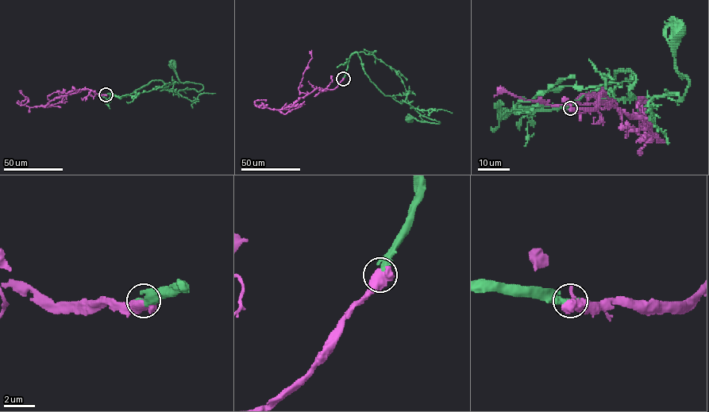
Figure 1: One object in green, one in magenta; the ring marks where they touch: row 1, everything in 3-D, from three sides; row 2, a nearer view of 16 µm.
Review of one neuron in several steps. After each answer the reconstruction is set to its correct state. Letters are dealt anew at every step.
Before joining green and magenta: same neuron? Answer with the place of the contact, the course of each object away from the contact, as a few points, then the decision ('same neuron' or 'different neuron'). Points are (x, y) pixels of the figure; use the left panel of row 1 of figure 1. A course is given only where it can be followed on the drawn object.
(105, 94) | green via (105, 94), (120, 98), (154, 80), (161, 80), (171, 90), (202, 89), (200, 83), (182, 82), (173, 65) | magenta via (105, 94), (79, 90), (55, 98), (44, 105), (30, 107), (17, 102), (25, 105), (28, 99) | same neuron

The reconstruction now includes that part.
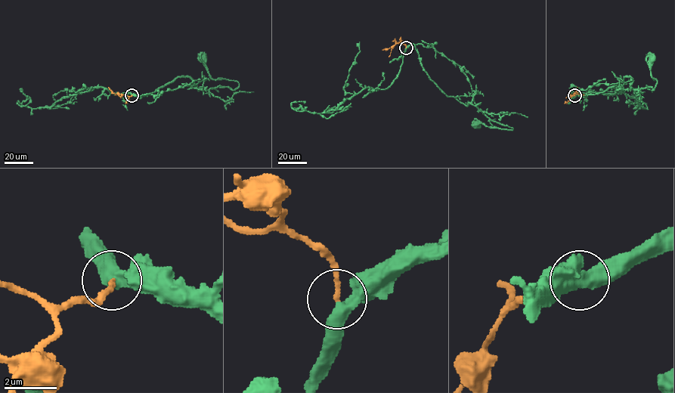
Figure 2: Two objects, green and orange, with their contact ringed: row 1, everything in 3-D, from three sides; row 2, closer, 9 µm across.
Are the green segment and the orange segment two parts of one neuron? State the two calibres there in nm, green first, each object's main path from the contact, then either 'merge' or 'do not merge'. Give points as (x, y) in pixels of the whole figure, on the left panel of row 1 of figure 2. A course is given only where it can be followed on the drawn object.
440/180 nm | green via (131, 95), (150, 94), (180, 77), (189, 77), (201, 89), (237, 87), (236, 81), (213, 79), (202, 58) | orange via (131, 95), (113, 93), (108, 87) | merge

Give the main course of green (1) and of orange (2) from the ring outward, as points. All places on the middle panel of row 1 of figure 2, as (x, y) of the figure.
1: (406, 47), (413, 44), (424, 70), (447, 96), (467, 106), (471, 103), (492, 120), (512, 128), (477, 125)
2: (406, 47), (404, 44), (396, 43), (382, 50)

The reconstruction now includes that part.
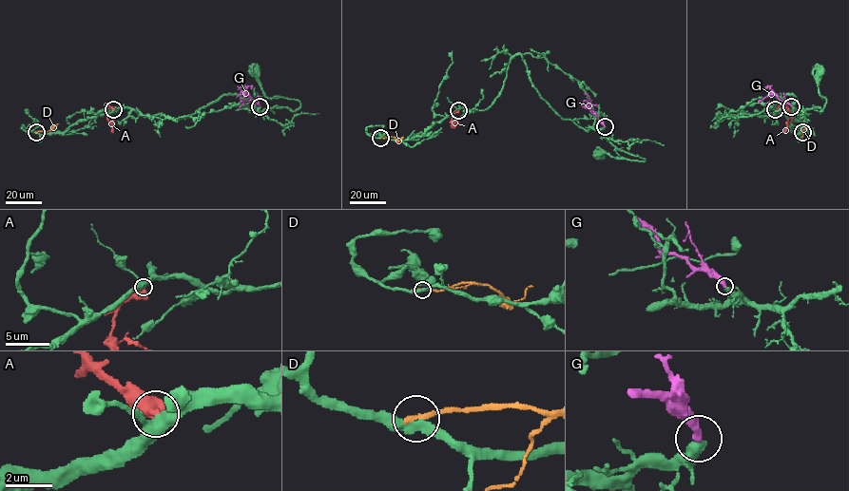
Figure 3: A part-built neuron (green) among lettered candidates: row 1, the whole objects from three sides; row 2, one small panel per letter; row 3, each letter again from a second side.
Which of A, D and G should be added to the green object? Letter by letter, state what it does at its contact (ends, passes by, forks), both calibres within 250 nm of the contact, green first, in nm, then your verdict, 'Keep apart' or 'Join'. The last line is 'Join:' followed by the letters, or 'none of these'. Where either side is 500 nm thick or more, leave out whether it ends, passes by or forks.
A: Thickness 420 nm (green) against 550 nm. Keep apart
D: It ends there. Thickness 340 nm (green) against 240 nm. Keep apart
G: It ends there. Thickness 440 nm (green) against 380 nm. Keep apart
Join: none of these

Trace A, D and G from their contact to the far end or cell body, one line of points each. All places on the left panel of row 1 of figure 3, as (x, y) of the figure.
A: (113, 109), (106, 106), (112, 133)
D: (35, 132), (49, 130), (58, 123)
G: (260, 106), (239, 87), (250, 85), (251, 89)

